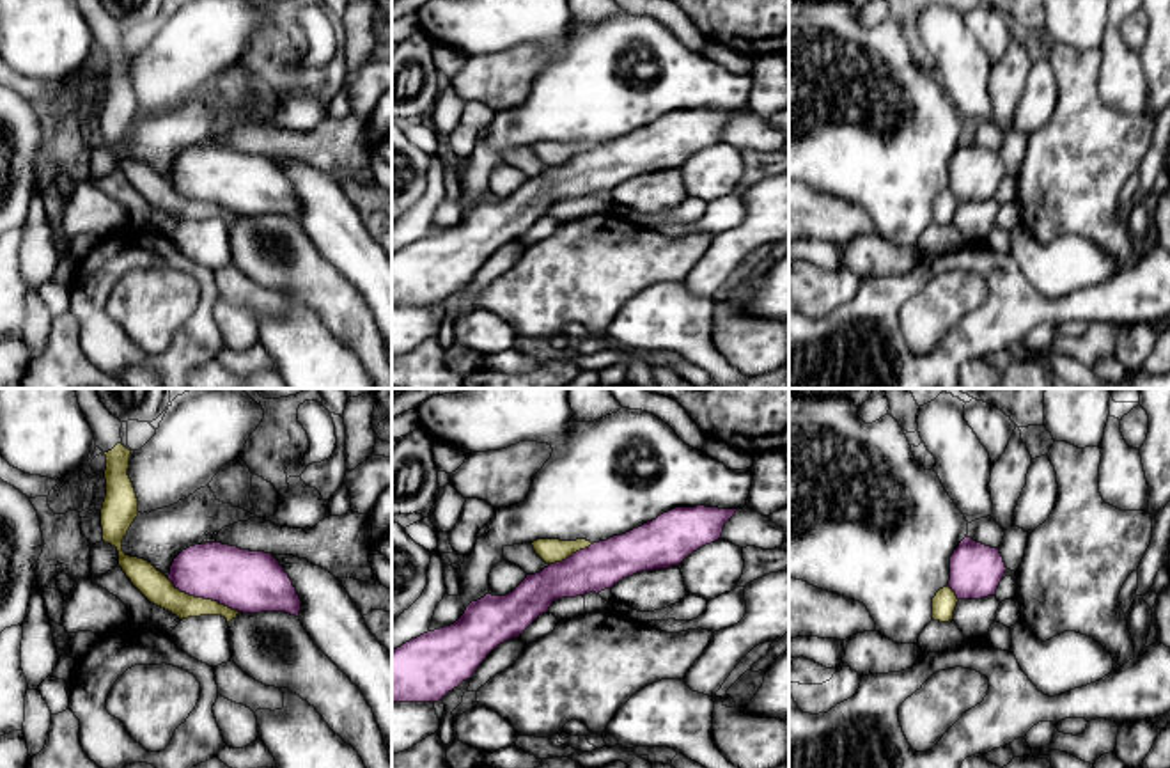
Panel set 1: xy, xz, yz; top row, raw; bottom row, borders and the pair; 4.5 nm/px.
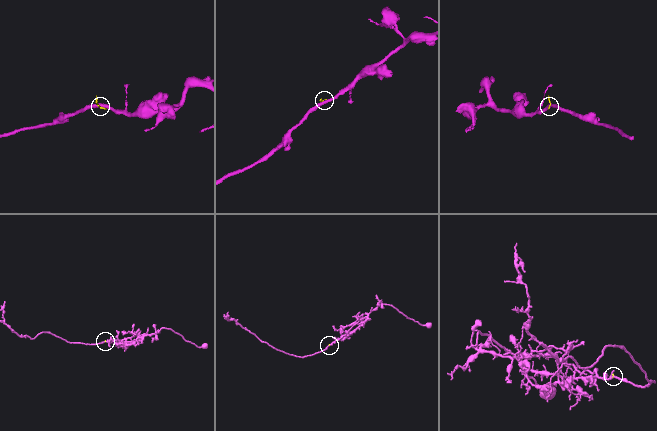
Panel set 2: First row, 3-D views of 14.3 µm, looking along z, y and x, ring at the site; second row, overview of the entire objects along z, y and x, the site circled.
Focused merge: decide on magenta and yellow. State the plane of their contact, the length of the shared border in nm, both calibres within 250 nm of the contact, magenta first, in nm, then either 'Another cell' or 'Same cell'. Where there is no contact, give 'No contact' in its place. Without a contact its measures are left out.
Touches magenta in xy. Shared border 360 nm. Thickness 280 nm (magenta) against 140 nm. Another cell

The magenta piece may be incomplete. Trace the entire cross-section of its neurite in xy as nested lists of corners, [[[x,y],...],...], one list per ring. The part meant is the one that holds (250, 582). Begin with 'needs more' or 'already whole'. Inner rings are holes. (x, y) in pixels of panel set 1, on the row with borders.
already whole; [[[216,541],[195,545],[174,559],[168,580],[181,592],[243,614],[285,612],[300,617],[296,587],[271,553]]]

